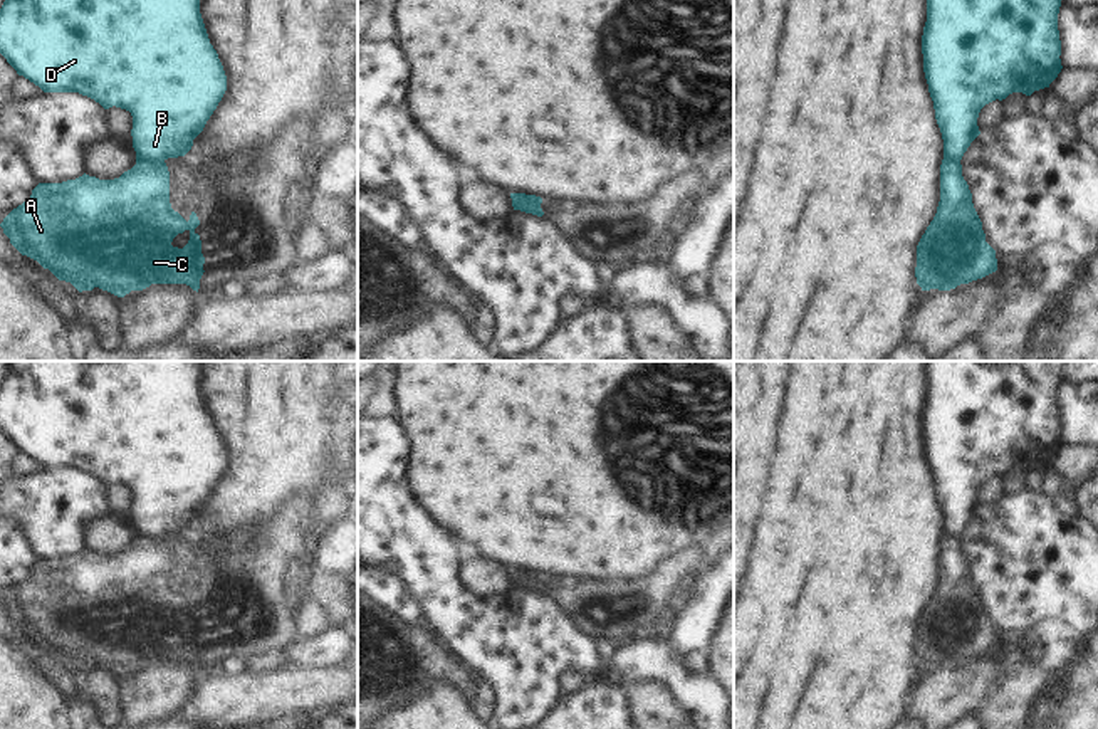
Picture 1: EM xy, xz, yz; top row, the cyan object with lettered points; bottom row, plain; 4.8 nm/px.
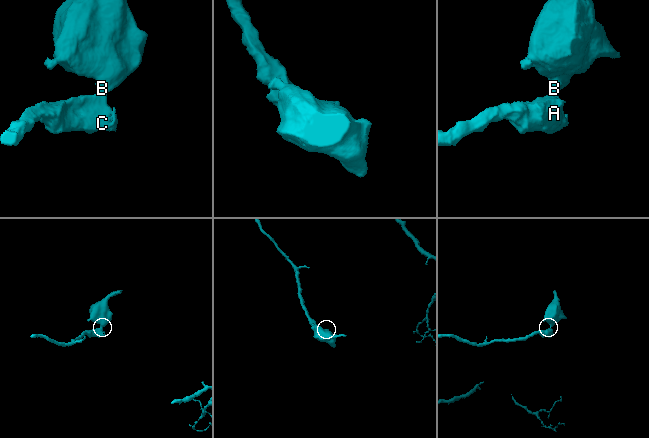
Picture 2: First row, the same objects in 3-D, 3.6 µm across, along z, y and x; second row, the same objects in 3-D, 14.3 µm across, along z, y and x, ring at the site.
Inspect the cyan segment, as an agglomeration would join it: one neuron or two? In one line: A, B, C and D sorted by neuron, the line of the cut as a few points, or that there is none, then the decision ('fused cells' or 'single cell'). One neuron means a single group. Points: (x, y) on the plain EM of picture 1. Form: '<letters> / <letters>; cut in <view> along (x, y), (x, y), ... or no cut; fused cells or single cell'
A C / B D; cut in xy along (136, 534), (163, 538); fused cells

